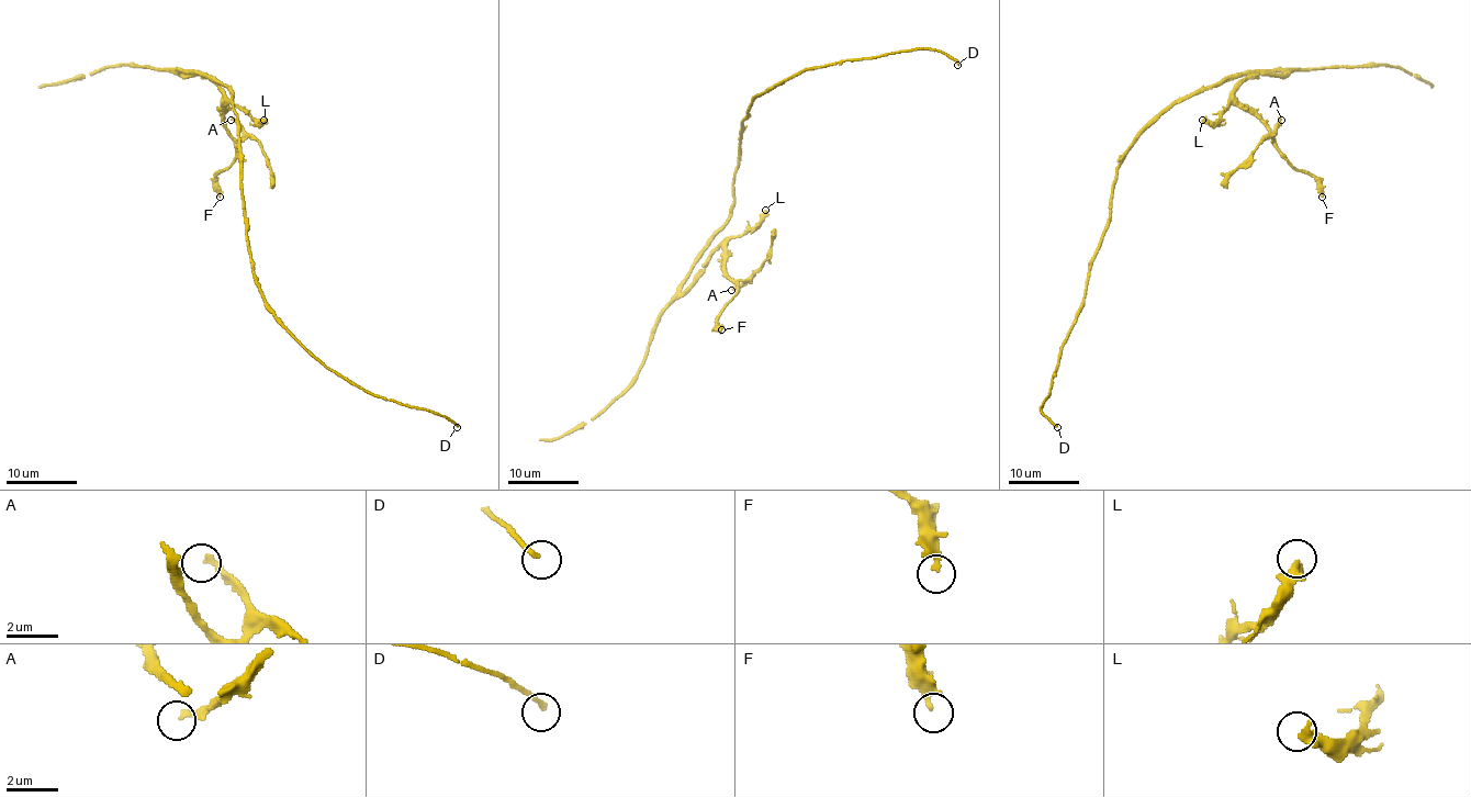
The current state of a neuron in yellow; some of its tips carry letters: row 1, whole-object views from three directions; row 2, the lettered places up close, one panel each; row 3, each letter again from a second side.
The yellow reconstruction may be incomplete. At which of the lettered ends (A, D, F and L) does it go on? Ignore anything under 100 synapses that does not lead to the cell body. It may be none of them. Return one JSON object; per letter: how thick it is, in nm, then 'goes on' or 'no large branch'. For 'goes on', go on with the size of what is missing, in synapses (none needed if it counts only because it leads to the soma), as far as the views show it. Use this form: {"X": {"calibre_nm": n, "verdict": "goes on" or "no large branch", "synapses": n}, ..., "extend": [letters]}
{"A": {"calibre_nm": 200, "verdict": "no large branch"}, "D": {"calibre_nm": 180, "verdict": "no large branch"}, "F": {"calibre_nm": 150, "verdict": "no large branch"}, "L": {"calibre_nm": 400, "verdict": "no large branch"}, "extend": []}

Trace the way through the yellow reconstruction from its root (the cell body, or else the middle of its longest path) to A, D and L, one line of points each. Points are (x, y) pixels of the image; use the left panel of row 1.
A: (237, 147), (231, 91), (179, 71), (219, 88), (223, 125), (239, 141), (231, 120)
D: (237, 147), (246, 245), (264, 305), (329, 368), (388, 400), (423, 407), (449, 418), (457, 427)
L: (237, 147), (237, 118), (231, 91), (202, 74), (179, 71), (205, 76), (255, 120), (264, 120)

